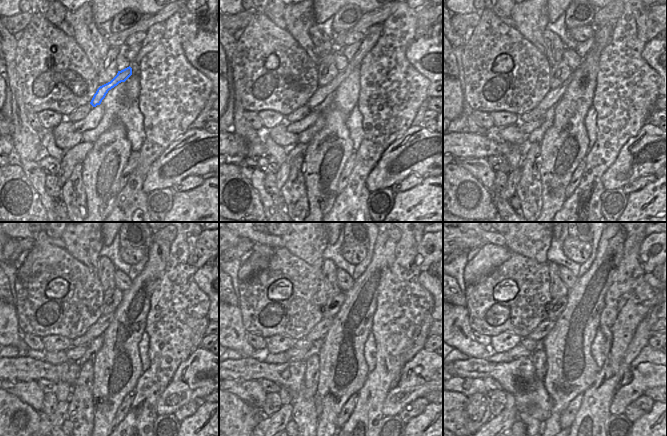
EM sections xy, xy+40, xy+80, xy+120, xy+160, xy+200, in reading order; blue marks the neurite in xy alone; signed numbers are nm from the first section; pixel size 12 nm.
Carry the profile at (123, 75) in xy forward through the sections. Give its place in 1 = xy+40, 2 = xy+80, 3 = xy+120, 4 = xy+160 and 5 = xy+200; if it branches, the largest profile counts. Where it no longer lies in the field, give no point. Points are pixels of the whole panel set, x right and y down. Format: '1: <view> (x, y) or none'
1: xy+40 (324, 96)
2: xy+80 (552, 98)
3: xy+120 (97, 329)
4: xy+160 (322, 327)
5: xy+200 (540, 332)

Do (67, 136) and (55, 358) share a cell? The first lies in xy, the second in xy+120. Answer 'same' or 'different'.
same

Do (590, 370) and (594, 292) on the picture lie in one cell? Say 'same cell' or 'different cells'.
same cell

